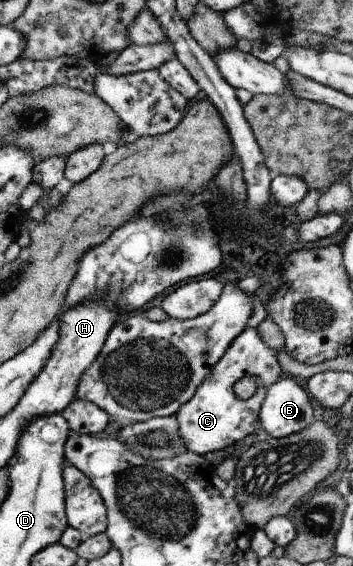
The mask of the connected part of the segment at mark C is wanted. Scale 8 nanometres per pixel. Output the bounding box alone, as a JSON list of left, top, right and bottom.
[174,327,283,455]

